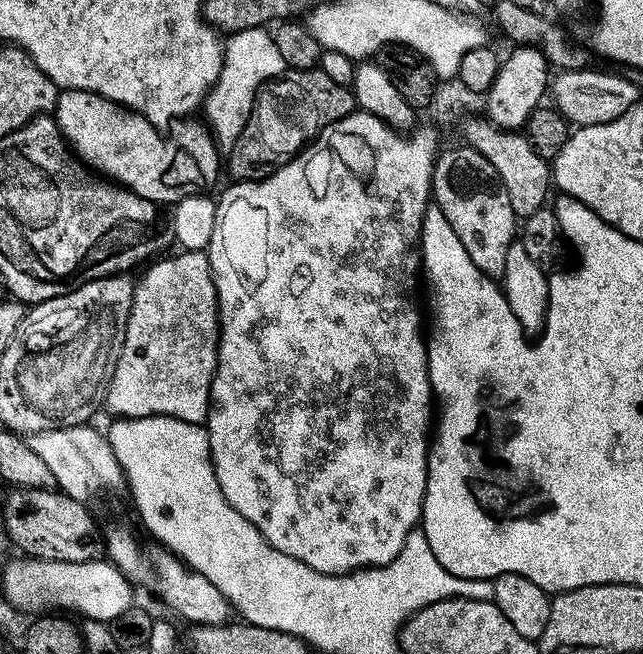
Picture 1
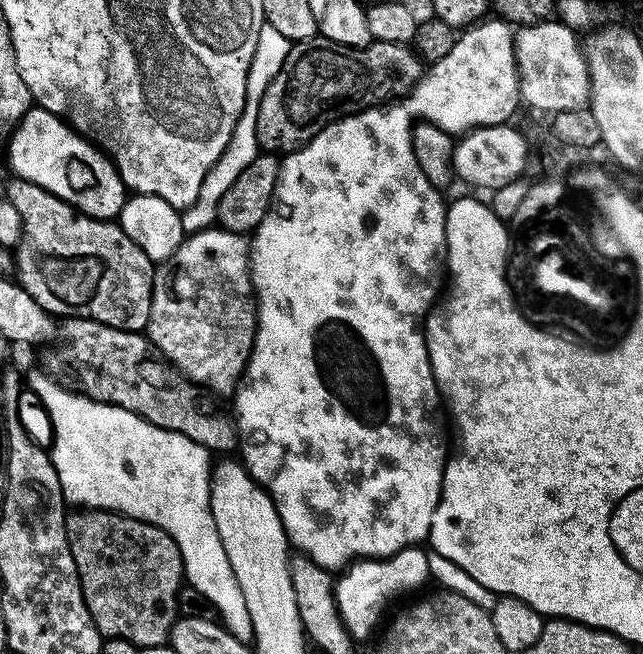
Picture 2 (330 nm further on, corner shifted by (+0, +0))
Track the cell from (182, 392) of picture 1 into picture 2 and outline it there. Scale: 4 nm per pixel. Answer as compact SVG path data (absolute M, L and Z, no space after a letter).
M213 226L205 228L202 232L191 233L178 246L175 254L169 260L163 261L156 269L156 281L152 291L152 309L150 310L150 322L146 329L149 340L155 344L156 349L167 358L188 380L193 380L208 389L217 397L231 397L236 389L240 387L240 381L244 379L244 370L248 366L248 359L252 353L252 347L256 341L256 297L252 284L252 258L250 255L250 240L247 235L239 232L228 232L225 228Z

